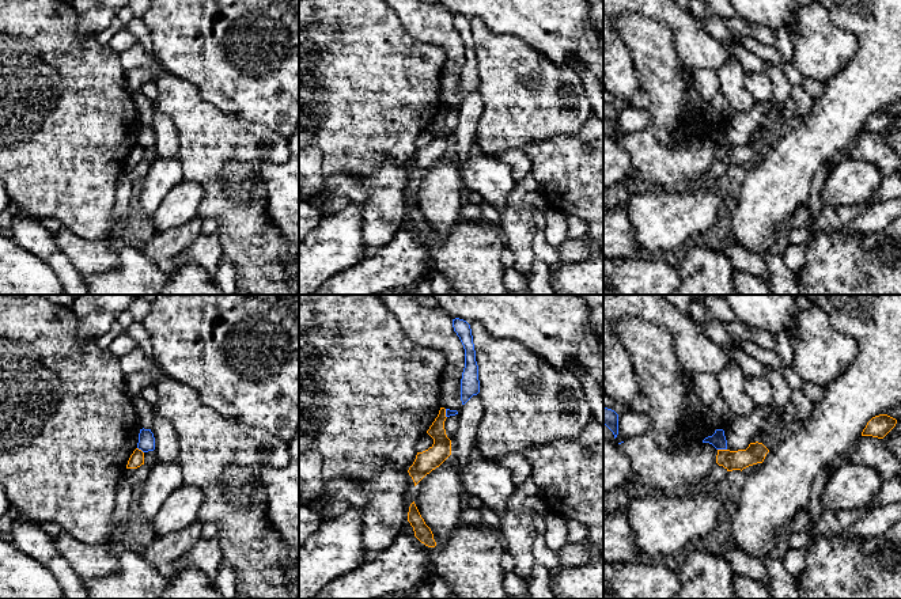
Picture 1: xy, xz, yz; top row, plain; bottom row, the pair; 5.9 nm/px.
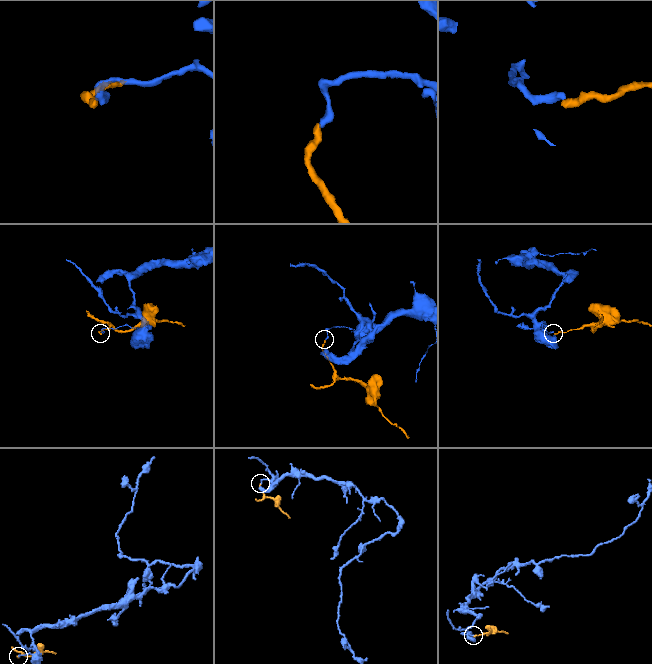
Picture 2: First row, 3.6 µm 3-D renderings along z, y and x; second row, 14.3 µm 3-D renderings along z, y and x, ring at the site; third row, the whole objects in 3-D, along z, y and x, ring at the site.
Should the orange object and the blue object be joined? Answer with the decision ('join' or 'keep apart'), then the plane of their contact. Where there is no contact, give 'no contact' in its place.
keep apart | yz

